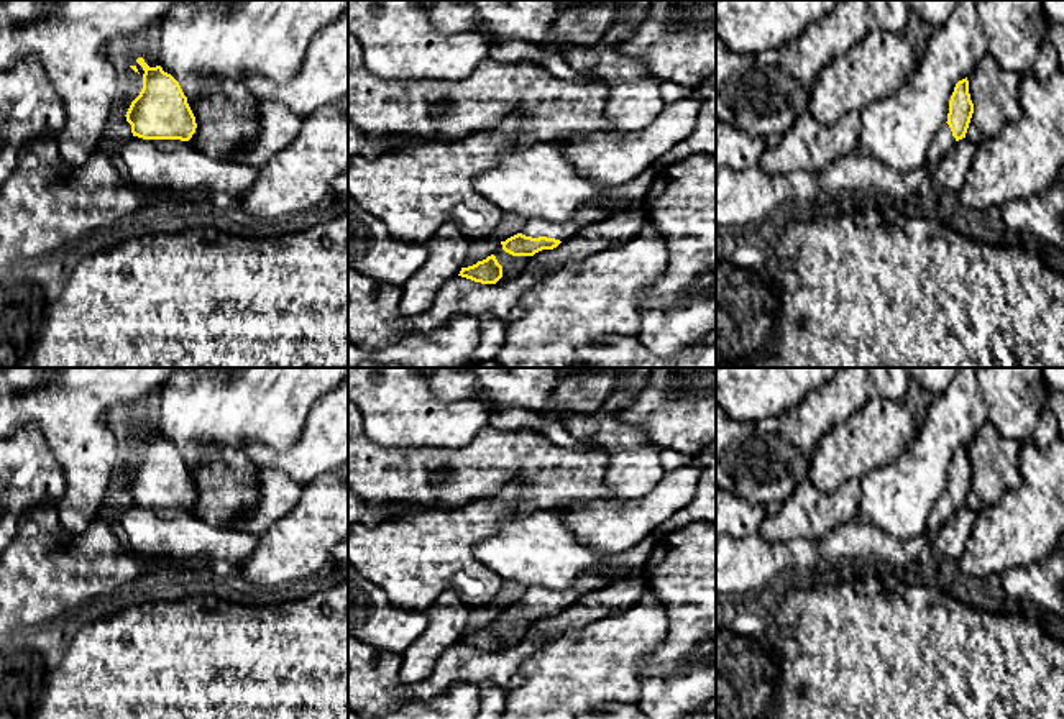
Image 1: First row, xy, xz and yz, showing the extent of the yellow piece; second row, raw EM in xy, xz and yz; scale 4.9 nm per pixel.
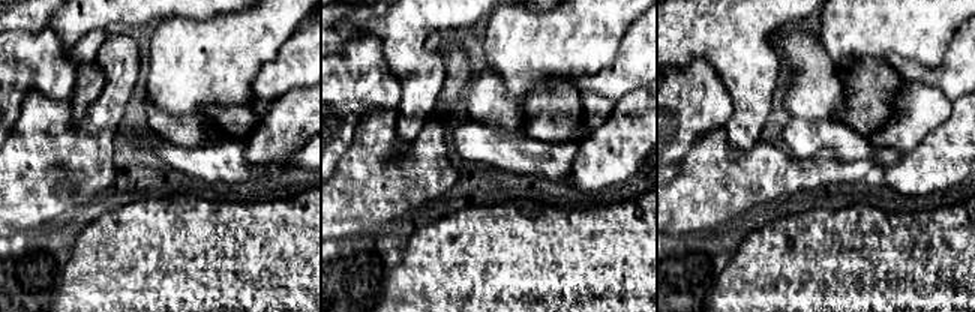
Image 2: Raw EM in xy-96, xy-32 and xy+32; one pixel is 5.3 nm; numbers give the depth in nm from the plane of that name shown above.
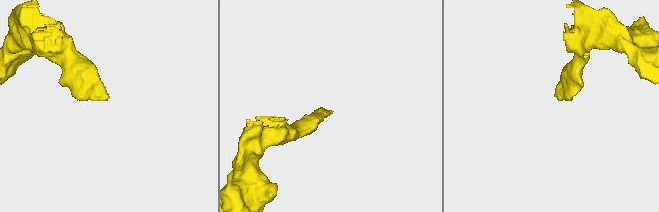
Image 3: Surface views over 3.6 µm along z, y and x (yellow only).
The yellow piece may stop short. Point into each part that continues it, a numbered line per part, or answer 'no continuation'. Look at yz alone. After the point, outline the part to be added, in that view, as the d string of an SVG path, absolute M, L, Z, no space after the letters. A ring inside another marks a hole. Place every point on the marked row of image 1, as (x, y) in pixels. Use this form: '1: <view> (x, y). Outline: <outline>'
1: yz (944, 140). Outline: M944 123L929 146L928 159L938 163L956 143L949 125Z

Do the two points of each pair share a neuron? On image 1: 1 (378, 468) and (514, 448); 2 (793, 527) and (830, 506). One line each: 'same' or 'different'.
1: same
2: same

